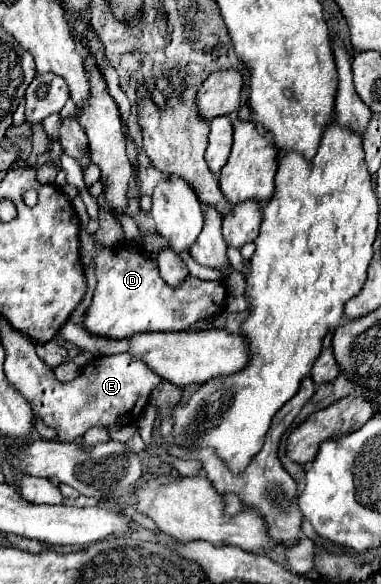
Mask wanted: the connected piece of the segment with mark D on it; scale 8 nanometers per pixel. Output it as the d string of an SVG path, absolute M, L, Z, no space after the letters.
M75 196L73 206L81 220L81 258L83 264L91 264L95 260L97 266L97 288L93 302L85 316L85 328L99 336L109 338L131 338L139 332L173 332L187 330L201 318L221 314L225 308L225 286L221 282L207 282L193 276L187 276L179 288L171 288L159 276L157 262L141 254L141 248L129 250L127 246L115 248L99 248L93 240L93 234L85 232L89 214L81 196Z

